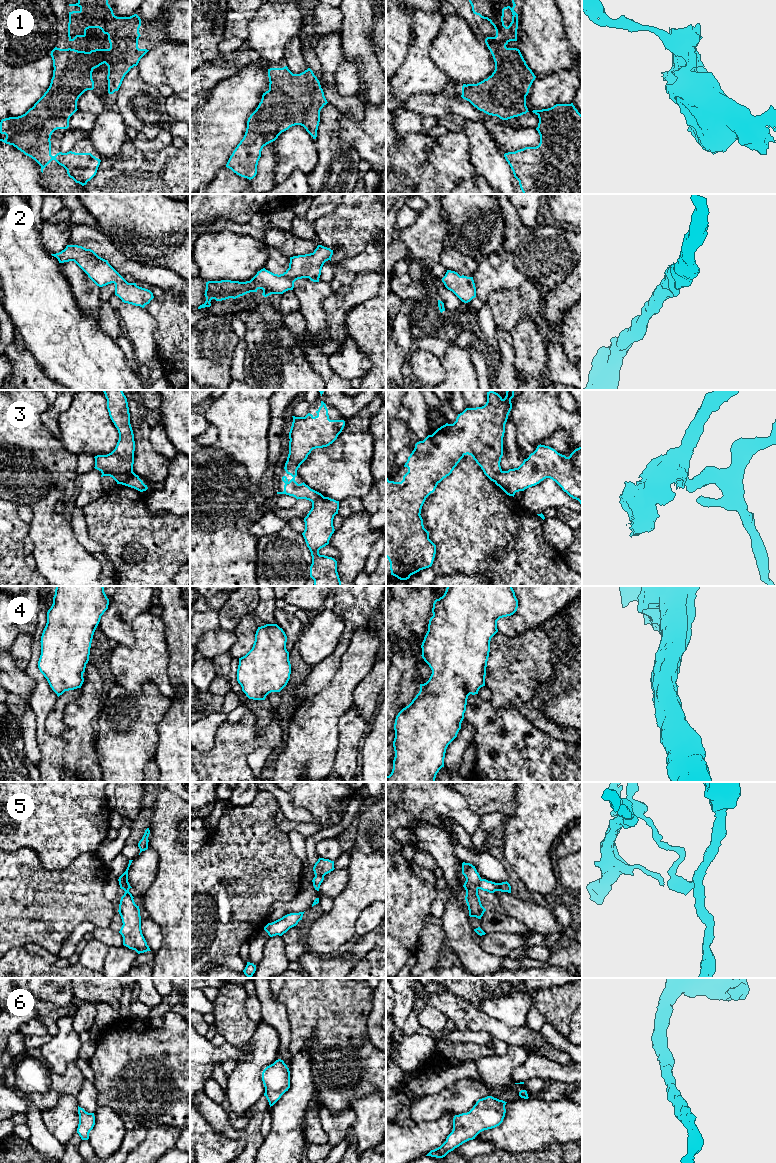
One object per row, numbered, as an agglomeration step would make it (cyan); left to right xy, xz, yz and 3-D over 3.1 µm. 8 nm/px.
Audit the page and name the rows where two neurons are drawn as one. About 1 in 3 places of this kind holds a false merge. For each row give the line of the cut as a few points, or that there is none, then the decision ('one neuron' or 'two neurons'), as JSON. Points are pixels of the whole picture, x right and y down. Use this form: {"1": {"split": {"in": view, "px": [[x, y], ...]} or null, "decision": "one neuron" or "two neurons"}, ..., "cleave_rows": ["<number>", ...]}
{"1": {"split": null, "decision": "one neuron"}, "2": {"split": null, "decision": "one neuron"}, "3": {"split": {"in": "xy", "px": [[132, 471], [117, 483]]}, "decision": "two neurons"}, "4": {"split": null, "decision": "one neuron"}, "5": {"split": {"in": "xy", "px": [[119, 882], [125, 882], [130, 886]]}, "decision": "two neurons"}, "6": {"split": null, "decision": "one neuron"}, "cleave_rows": ["3", "5"]}

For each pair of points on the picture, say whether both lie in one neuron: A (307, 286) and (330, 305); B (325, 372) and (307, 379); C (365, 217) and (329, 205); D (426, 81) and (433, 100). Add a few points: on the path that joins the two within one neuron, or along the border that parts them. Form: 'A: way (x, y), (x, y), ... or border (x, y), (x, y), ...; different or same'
A: border (334, 293), (322, 300), (326, 322); different
B: border (305, 354), (305, 358), (311, 367), (323, 379); different
C: border (338, 204), (330, 212), (315, 220); different
D: border (440, 91), (418, 92), (408, 99); different

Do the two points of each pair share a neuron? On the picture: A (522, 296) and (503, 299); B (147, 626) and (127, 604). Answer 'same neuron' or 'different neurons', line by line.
A: same neuron
B: different neurons

